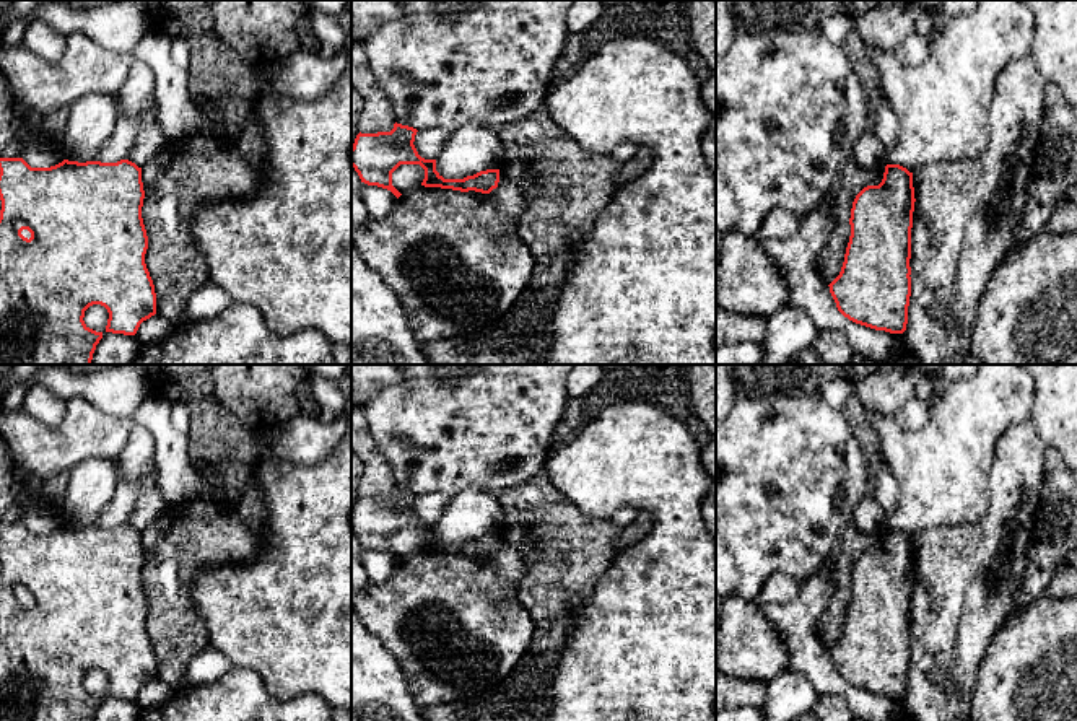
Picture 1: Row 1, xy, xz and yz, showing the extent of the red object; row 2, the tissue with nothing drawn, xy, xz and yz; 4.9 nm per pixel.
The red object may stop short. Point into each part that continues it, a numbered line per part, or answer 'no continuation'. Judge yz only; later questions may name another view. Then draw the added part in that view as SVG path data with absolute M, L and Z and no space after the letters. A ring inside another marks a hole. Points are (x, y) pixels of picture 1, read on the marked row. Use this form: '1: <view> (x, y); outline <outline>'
no continuation

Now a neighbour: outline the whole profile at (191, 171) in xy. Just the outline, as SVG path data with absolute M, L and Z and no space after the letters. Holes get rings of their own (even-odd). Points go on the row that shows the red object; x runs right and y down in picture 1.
M202 132L169 140L142 168L142 182L142 218L148 236L145 264L155 285L156 314L181 324L189 298L208 282L208 267L192 233L195 212L208 202L254 194L260 186L260 176L234 140Z

